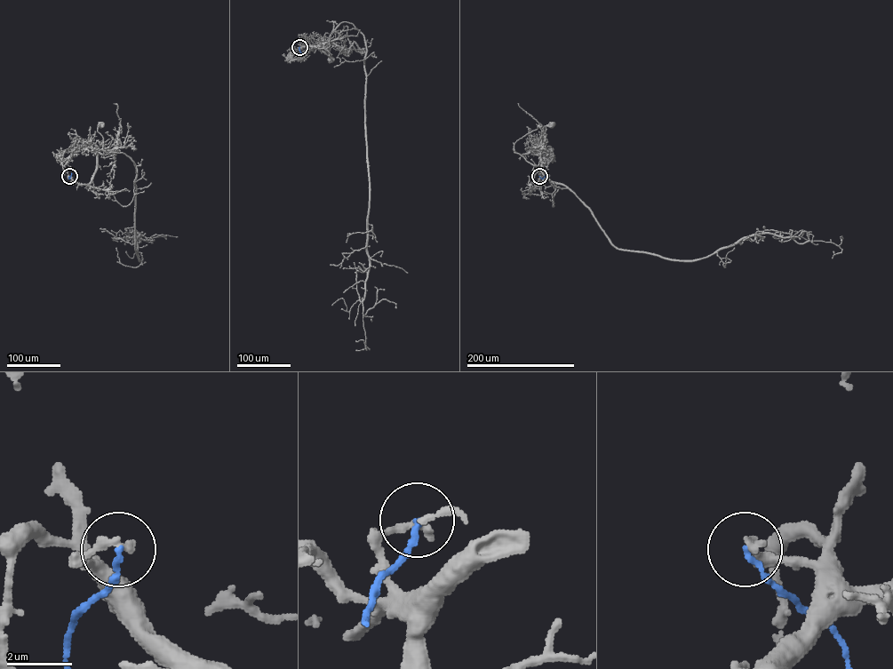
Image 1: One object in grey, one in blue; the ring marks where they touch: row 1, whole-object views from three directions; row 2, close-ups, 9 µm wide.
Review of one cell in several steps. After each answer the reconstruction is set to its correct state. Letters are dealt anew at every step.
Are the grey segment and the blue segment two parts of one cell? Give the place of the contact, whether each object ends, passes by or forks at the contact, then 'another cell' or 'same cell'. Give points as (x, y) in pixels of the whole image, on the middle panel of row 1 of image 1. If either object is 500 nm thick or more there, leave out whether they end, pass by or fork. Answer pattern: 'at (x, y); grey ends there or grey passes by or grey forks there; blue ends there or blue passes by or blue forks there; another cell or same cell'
at (299, 47); grey ends there; blue ends there; another cell

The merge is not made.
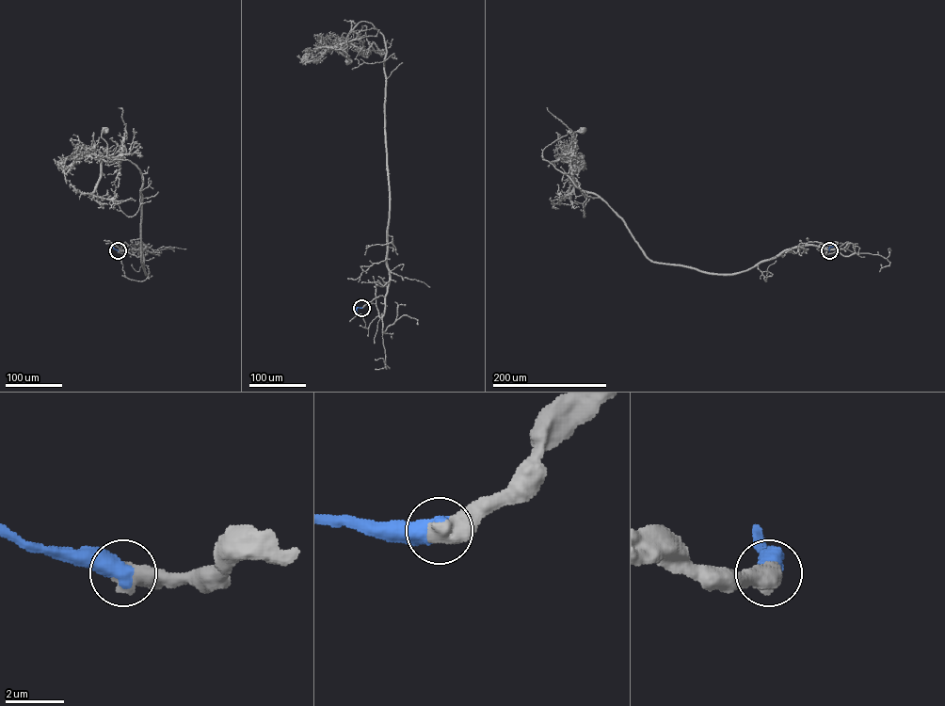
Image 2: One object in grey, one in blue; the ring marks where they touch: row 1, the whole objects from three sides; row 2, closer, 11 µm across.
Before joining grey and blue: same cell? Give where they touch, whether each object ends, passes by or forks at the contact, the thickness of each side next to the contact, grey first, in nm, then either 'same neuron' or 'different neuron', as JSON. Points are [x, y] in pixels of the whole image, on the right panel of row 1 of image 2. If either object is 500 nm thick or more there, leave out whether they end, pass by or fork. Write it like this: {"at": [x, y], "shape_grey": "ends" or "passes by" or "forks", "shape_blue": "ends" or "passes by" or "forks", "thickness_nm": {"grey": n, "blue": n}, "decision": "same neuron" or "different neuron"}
{"at": [829, 250], "thickness_nm": {"grey": 750, "blue": 750}, "decision": "same neuron"}

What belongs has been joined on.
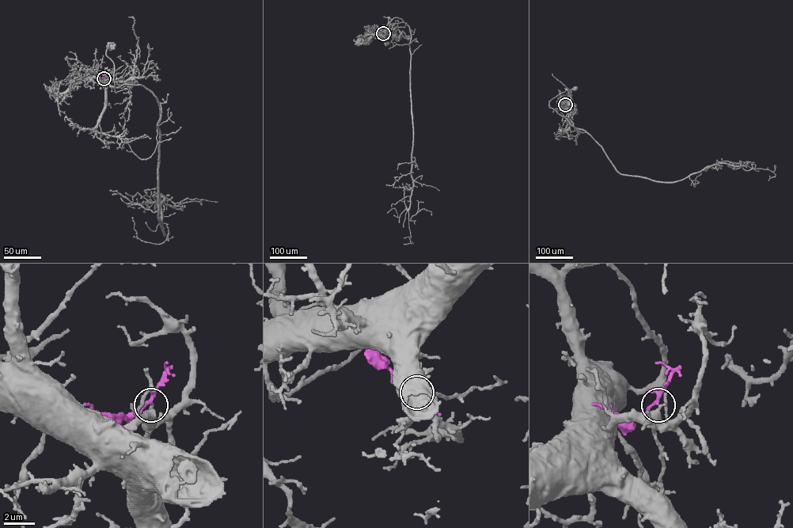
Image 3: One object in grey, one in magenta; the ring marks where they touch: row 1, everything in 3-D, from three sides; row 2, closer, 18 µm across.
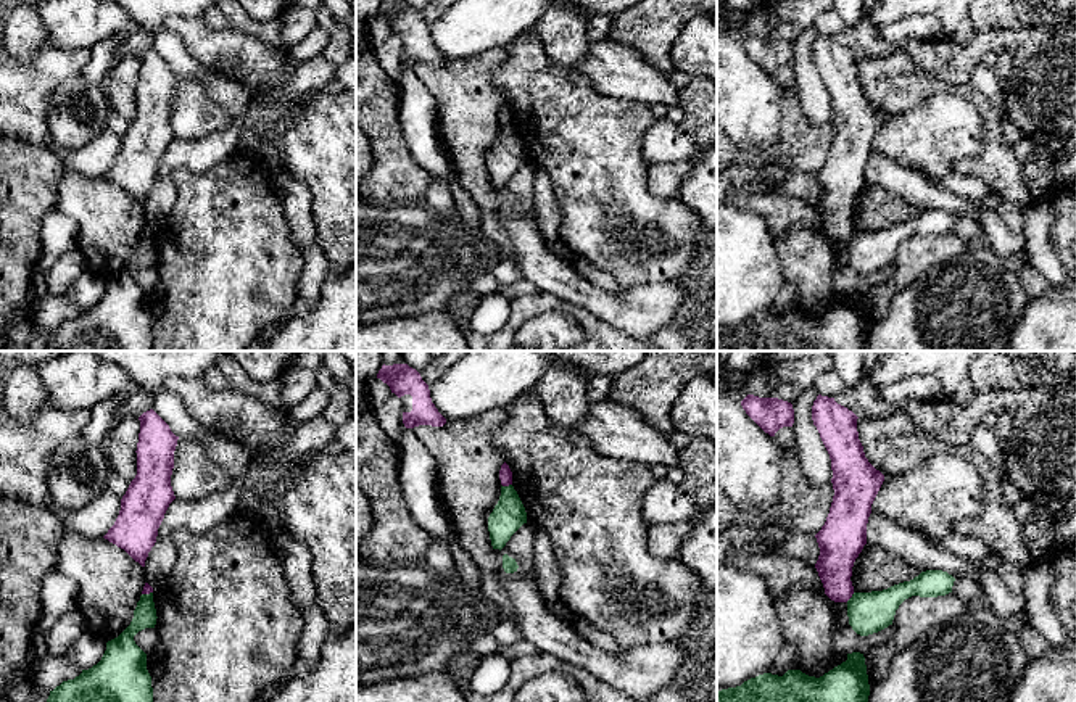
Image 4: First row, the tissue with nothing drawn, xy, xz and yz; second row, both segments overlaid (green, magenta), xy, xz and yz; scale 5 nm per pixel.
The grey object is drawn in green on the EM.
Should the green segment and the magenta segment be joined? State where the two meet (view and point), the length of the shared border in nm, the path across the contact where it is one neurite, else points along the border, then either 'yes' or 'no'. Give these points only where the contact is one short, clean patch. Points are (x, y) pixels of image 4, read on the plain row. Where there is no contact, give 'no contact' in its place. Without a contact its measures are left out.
xz (506, 126) | 50 nm | along xz (511, 123), (503, 126) | no

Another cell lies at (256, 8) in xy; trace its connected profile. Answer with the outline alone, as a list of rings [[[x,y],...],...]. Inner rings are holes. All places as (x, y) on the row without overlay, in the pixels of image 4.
[[[237,0],[248,16],[255,19],[282,19],[295,0]]]

